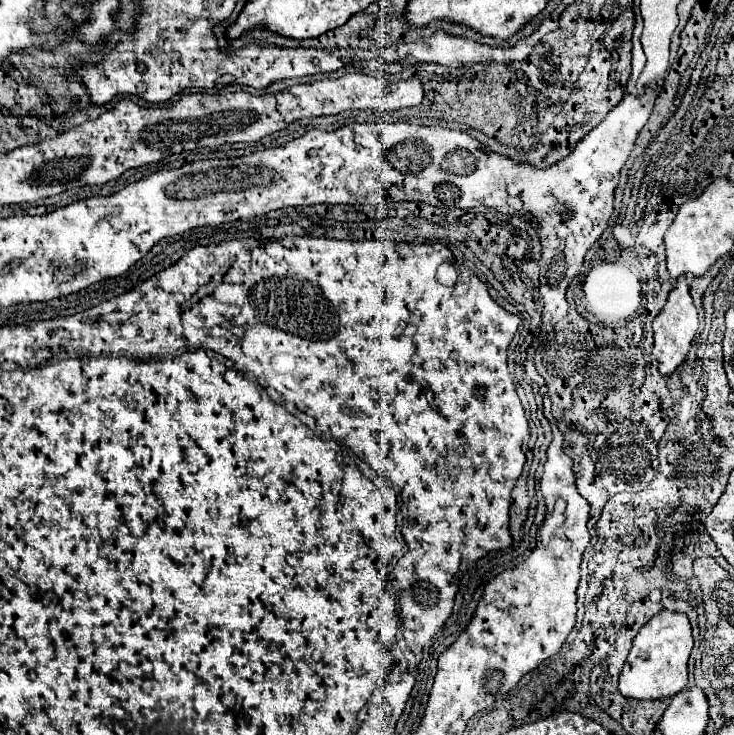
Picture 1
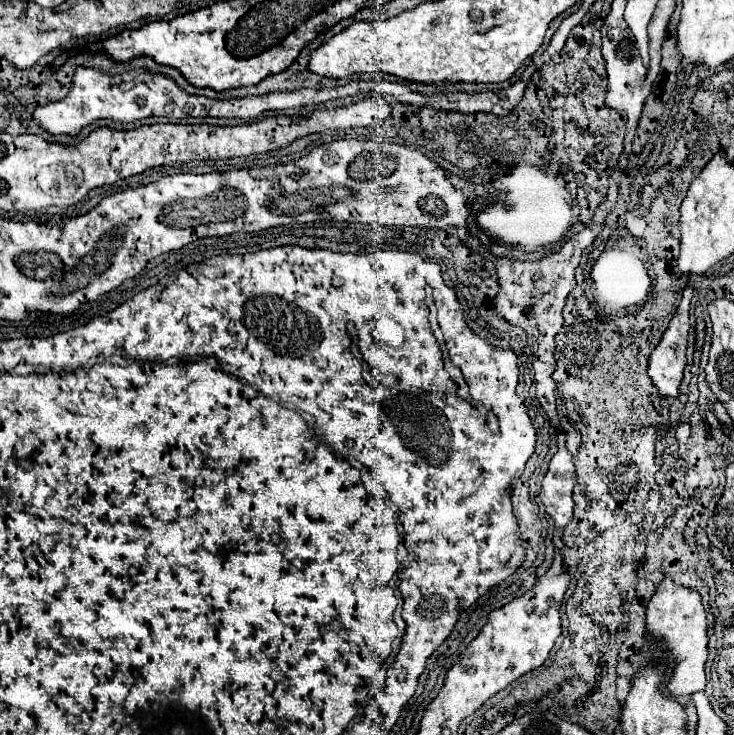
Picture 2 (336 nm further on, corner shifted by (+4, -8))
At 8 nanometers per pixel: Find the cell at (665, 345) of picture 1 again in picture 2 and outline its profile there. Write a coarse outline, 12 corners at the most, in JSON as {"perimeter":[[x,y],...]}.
{"perimeter":[[689,301],[671,319],[649,357],[649,377],[661,397],[677,397],[685,369]]}

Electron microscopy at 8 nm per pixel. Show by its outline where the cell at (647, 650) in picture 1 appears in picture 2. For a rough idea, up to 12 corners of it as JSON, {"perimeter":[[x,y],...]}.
{"perimeter":[[665,577],[647,633],[677,665],[673,697],[703,691],[707,617],[699,591]]}

